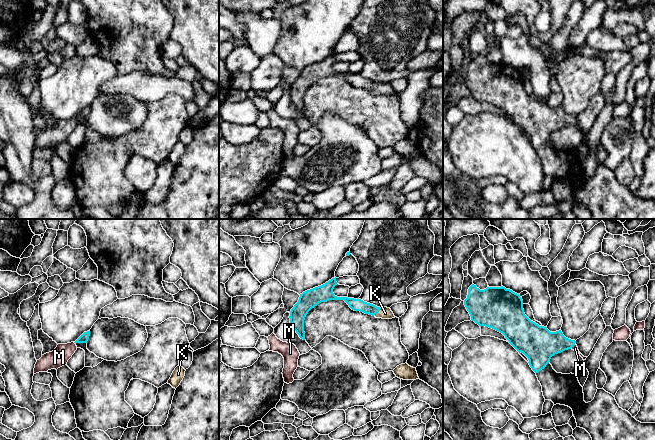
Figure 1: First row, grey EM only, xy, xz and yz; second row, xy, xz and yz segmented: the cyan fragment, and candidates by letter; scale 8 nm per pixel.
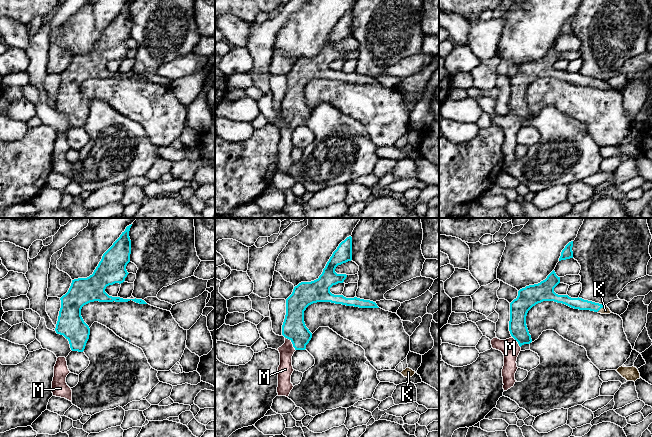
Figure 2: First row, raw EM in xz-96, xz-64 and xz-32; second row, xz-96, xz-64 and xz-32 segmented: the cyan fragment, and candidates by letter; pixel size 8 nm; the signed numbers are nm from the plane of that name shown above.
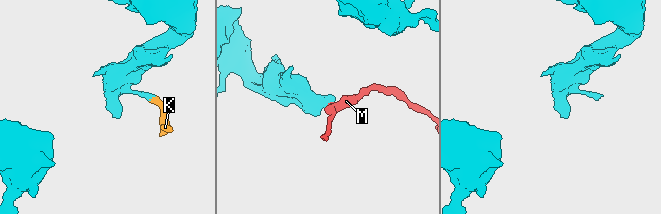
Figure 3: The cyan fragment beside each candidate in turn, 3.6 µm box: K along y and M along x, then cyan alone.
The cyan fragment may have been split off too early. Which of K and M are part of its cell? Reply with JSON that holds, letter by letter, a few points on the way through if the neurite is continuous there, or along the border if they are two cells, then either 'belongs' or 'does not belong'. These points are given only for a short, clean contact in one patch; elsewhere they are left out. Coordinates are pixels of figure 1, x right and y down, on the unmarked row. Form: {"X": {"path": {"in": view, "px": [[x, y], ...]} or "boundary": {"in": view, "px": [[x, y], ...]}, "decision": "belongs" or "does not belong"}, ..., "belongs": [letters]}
{"K": {"path": {"in": "xz", "px": [[355, 80], [377, 88], [385, 89]]}, "decision": "belongs"}, "M": {"path": {"in": "yz", "px": [[541, 120], [572, 122], [575, 124]]}, "decision": "belongs"}, "belongs": ["K", "M"]}

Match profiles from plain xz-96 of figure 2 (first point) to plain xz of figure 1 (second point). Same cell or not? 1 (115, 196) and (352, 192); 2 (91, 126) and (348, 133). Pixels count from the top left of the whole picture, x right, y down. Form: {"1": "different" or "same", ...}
{"1": "different", "2": "same"}

